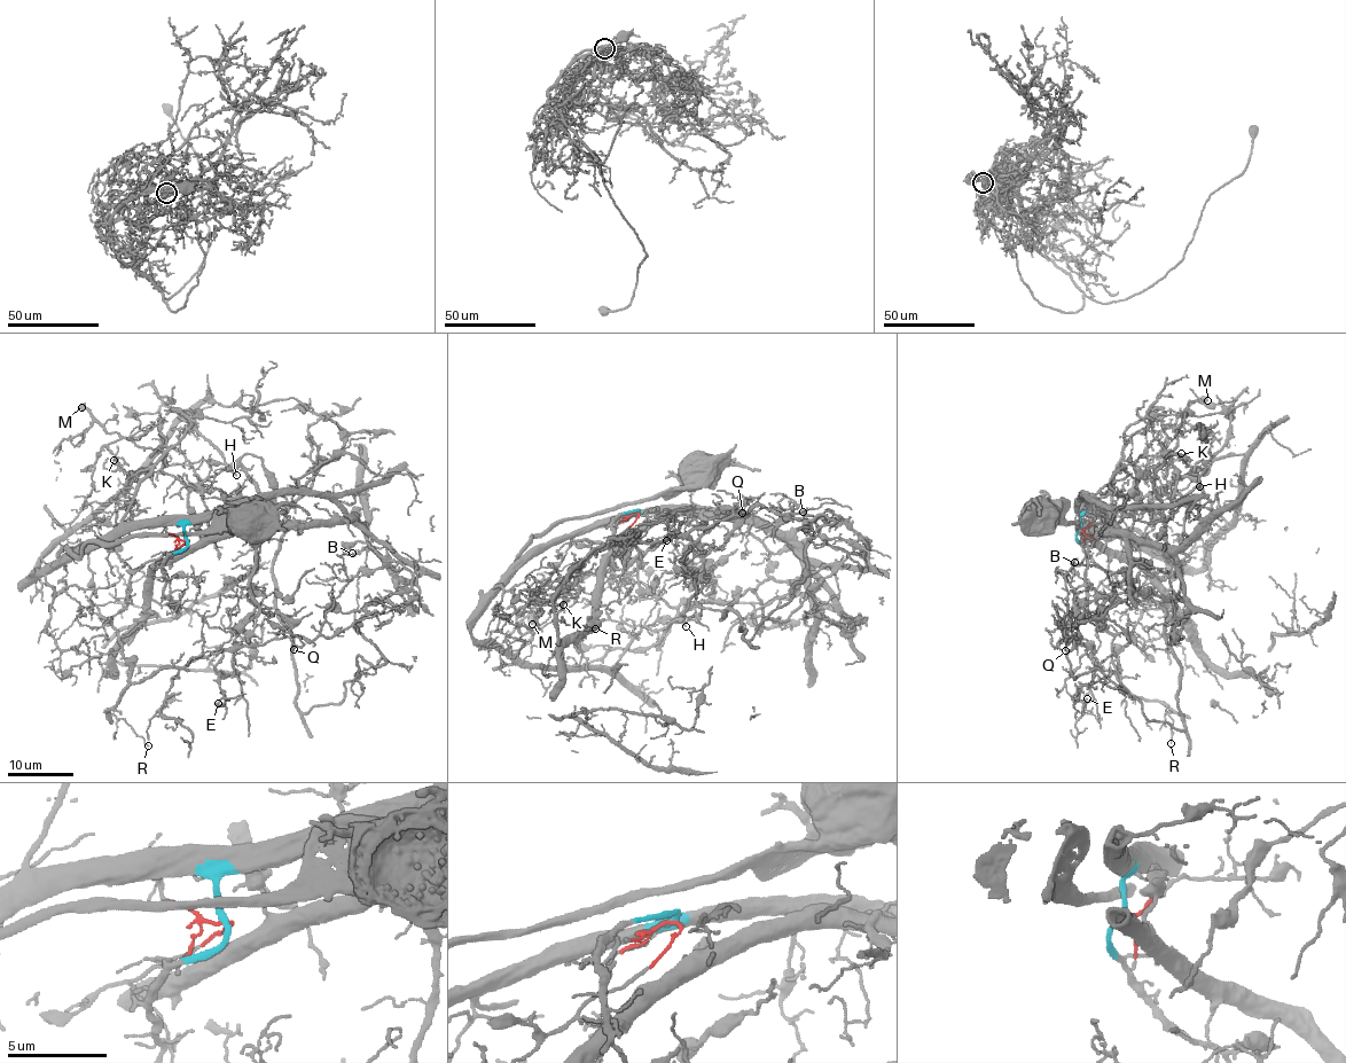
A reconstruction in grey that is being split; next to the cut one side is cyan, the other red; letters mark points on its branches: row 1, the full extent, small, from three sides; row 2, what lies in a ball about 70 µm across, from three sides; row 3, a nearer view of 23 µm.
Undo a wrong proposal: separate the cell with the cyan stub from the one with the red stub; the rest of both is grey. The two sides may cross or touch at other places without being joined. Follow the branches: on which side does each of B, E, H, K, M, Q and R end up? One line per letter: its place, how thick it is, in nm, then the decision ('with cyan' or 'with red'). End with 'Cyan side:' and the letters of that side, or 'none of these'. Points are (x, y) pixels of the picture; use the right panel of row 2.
B: (1074, 562) | 120 nm | with red
E: (1087, 698) | 110 nm | with red
H: (1199, 486) | 130 nm | with red
K: (1181, 453) | 110 nm | with red
M: (1207, 400) | 480 nm | with red
Q: (1065, 650) | 140 nm | with red
R: (1171, 743) | 100 nm | with red
Cyan side: none of these

